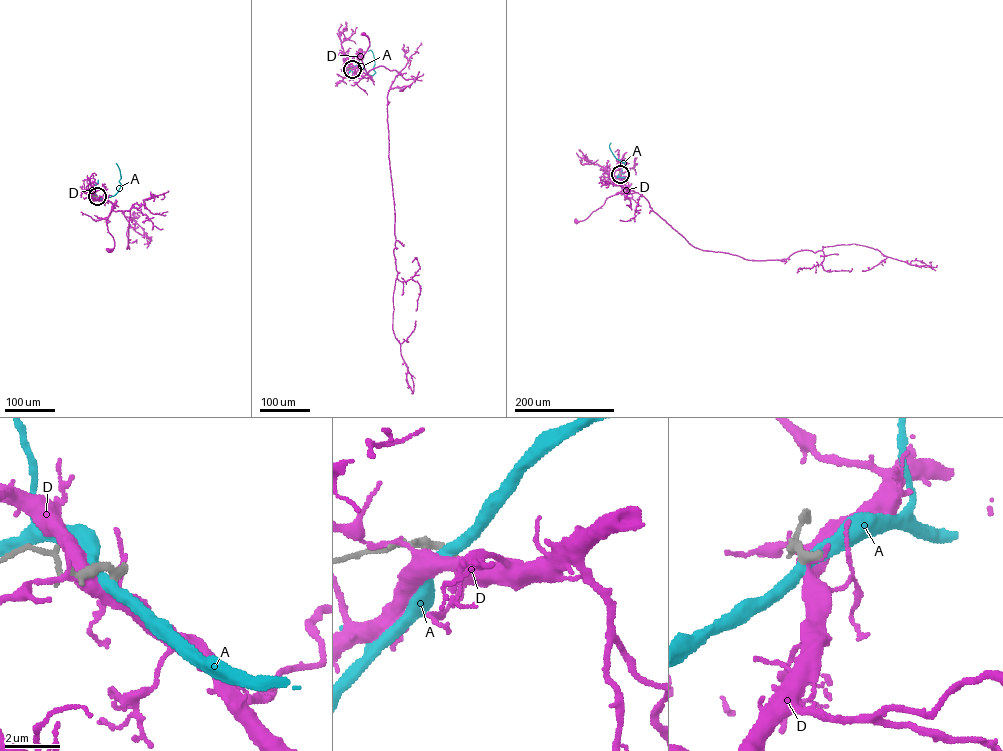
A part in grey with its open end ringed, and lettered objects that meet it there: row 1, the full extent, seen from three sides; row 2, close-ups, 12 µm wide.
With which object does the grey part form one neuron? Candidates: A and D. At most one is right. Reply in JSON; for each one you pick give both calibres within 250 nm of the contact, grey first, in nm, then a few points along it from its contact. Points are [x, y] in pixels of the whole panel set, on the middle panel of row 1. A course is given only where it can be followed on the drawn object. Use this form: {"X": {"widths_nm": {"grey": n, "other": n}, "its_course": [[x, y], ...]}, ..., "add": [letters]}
{"add": []}

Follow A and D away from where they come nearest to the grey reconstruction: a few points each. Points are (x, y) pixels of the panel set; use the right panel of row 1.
A: (620, 174), (617, 177), (628, 177), (627, 168), (609, 148), (611, 142)
D: (620, 174), (624, 188), (607, 198), (585, 219), (576, 220)

